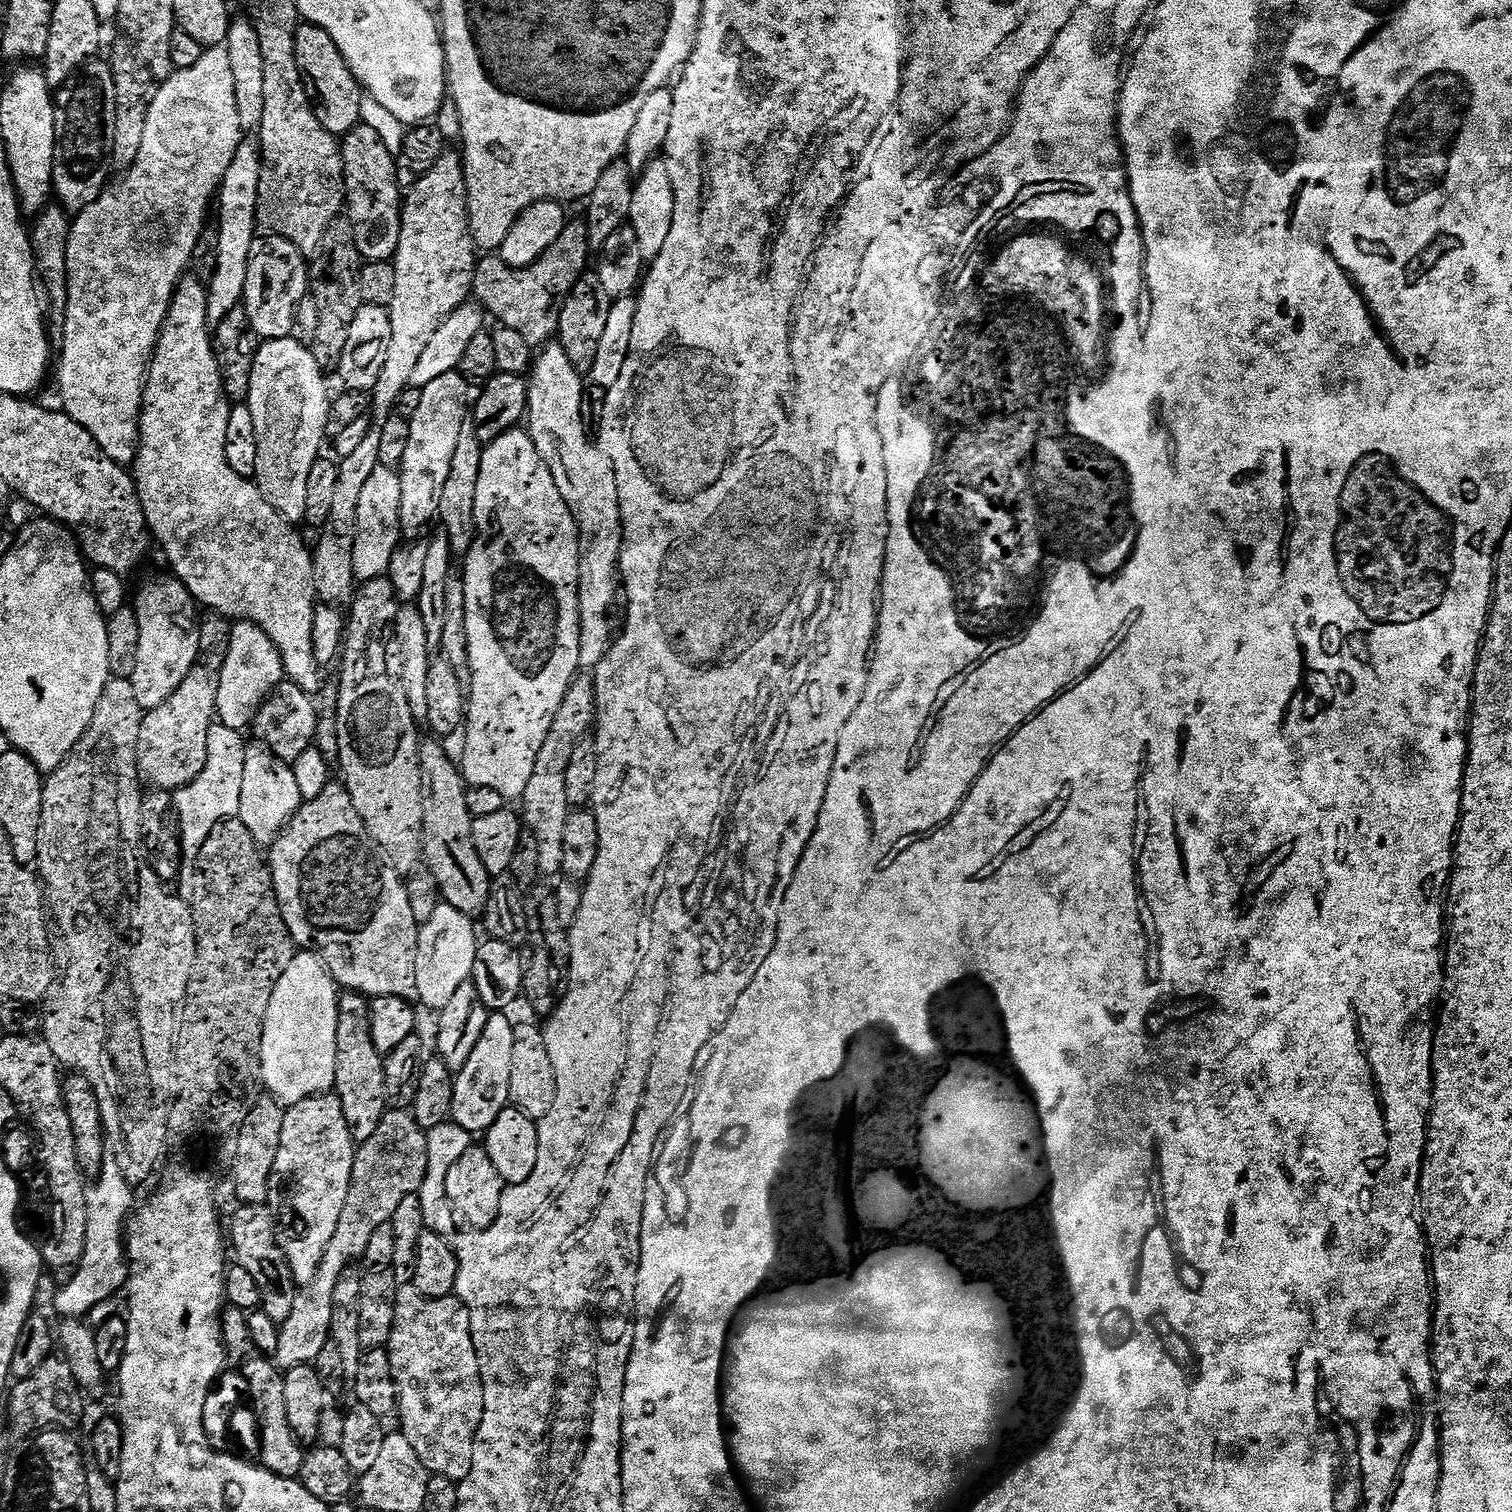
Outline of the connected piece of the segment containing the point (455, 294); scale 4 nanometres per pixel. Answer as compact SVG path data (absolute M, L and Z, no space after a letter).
M446 150L430 170L419 173L415 177L412 189L407 189L400 210L400 237L398 250L391 261L394 266L394 302L388 307L390 318L390 351L386 354L386 363L382 366L382 374L378 374L378 382L370 393L370 412L376 415L375 423L382 425L393 415L399 396L412 387L414 369L430 343L430 338L438 334L438 326L454 314L472 296L472 279L478 259L478 249L470 234L468 221L468 191L466 190L466 174L464 158L459 151Z

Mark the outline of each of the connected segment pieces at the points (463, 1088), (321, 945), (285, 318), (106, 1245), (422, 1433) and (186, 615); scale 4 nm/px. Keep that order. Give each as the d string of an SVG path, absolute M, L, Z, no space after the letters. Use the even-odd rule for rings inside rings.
M489 1015L486 1030L470 1054L470 1062L455 1073L454 1102L452 1103L452 1120L458 1127L465 1128L471 1134L487 1133L488 1127L496 1121L509 1107L510 1062L514 1058L514 1024L507 1020L507 1015Z
M330 782L326 786L326 790L322 790L322 794L318 794L318 798L303 801L299 810L292 815L291 822L277 836L276 841L271 844L270 852L272 852L272 860L270 856L272 889L276 892L276 900L280 904L280 916L286 922L293 942L301 949L315 954L318 953L321 960L324 961L325 967L328 968L328 972L341 989L350 992L361 992L363 996L369 998L374 996L393 996L394 998L415 1001L417 999L416 959L418 958L420 925L416 923L414 910L410 906L408 885L401 879L396 869L389 866L382 859L376 845L368 837L368 831L358 814L358 810L354 810L354 802L350 798L348 791L344 789L343 783Z
M257 235L250 246L250 262L246 270L246 286L242 306L250 318L250 326L261 341L286 340L292 335L294 314L310 292L310 264L305 253L281 236Z
M108 1158L100 1168L100 1175L88 1190L88 1213L86 1214L86 1250L82 1262L74 1274L59 1289L56 1296L56 1312L60 1318L84 1318L87 1312L104 1304L116 1291L128 1283L128 1265L126 1255L126 1225L134 1211L132 1204L133 1185L122 1178L116 1161Z
M411 1286L397 1287L396 1289L396 1313L394 1314L394 1330L390 1342L386 1345L386 1351L390 1358L390 1366L394 1374L396 1389L400 1395L400 1428L404 1437L414 1446L414 1454L422 1458L422 1466L433 1476L445 1476L454 1481L466 1479L470 1474L470 1466L474 1462L474 1442L478 1434L478 1426L482 1422L484 1413L484 1387L482 1386L482 1374L478 1366L478 1345L477 1337L470 1330L470 1310L460 1301L459 1296L453 1294L446 1298L437 1300L427 1300L425 1296L420 1296L418 1290Z
M167 575L146 581L140 593L134 596L138 614L138 663L134 666L131 682L134 695L138 697L138 706L146 710L162 706L170 694L182 686L200 658L198 605L183 582L177 580L175 575Z

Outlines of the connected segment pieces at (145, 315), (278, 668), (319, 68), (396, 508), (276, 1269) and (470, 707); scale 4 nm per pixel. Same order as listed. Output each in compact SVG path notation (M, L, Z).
M224 46L205 48L202 58L190 70L173 71L157 87L150 114L146 114L142 151L138 162L123 173L124 181L105 188L98 202L75 213L72 220L70 242L66 246L68 297L64 341L58 345L60 365L57 368L55 365L54 376L56 372L63 412L74 418L78 426L90 430L106 458L119 464L136 463L148 367L176 288L189 271L194 246L198 246L198 238L206 227L208 207L211 204L213 207L226 169L234 162L234 154L245 136L246 131L239 124L227 50Z
M233 623L230 654L226 654L226 666L222 666L216 680L216 714L219 723L241 733L251 729L256 711L284 679L284 663L272 639L256 624Z
M301 23L296 29L294 54L298 58L298 70L318 122L322 122L328 133L337 138L358 127L362 122L360 115L366 93L354 78L346 58L342 58L338 46L334 46L334 38L330 38L322 26Z
M376 468L366 481L362 498L358 501L358 526L354 542L354 574L357 581L373 580L387 573L390 558L394 558L394 550L402 543L401 506L402 482L399 471L394 468Z
M240 1204L232 1216L230 1228L230 1248L236 1251L235 1263L245 1268L257 1282L261 1291L262 1311L270 1314L276 1324L284 1324L294 1310L298 1285L292 1279L292 1271L276 1241L276 1218L271 1207L263 1204Z
M524 430L503 432L497 440L493 440L485 447L482 454L482 474L478 474L478 498L474 502L474 514L476 515L476 537L468 555L462 560L464 564L462 575L466 590L468 669L472 672L470 699L466 704L466 731L463 733L465 736L462 771L465 781L471 787L490 786L490 790L498 790L498 794L502 794L505 801L519 801L526 790L526 782L530 782L530 774L534 774L534 762L538 762L538 750L542 750L542 742L546 742L546 734L550 734L550 722L554 722L554 714L558 714L558 706L562 706L562 698L566 698L566 690L581 671L580 533L576 531L576 520L572 517L572 511L566 506L562 494L558 494L558 486L554 486L554 478L550 470L538 454L532 437Z

